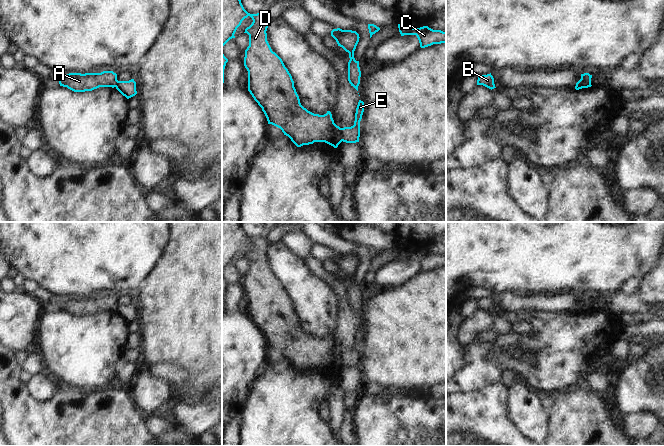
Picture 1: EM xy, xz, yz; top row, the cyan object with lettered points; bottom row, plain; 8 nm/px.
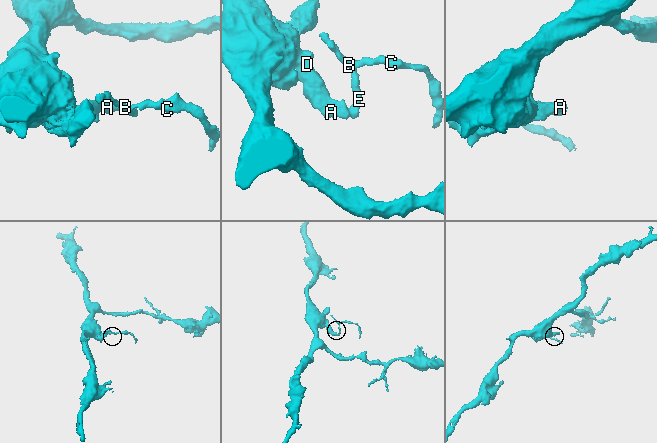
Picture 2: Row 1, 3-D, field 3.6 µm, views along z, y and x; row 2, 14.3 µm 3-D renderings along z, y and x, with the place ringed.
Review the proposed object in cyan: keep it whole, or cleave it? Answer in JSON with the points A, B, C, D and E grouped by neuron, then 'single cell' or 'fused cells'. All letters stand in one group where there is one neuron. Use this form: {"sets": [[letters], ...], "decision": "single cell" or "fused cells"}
{"sets": [["A", "D"], ["B", "C", "E"]], "decision": "fused cells"}

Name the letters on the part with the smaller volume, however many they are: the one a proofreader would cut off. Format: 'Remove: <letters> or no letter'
Remove: B, C, E

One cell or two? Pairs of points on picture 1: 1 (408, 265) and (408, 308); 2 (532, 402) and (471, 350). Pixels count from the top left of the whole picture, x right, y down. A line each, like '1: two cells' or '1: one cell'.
1: two cells
2: two cells

